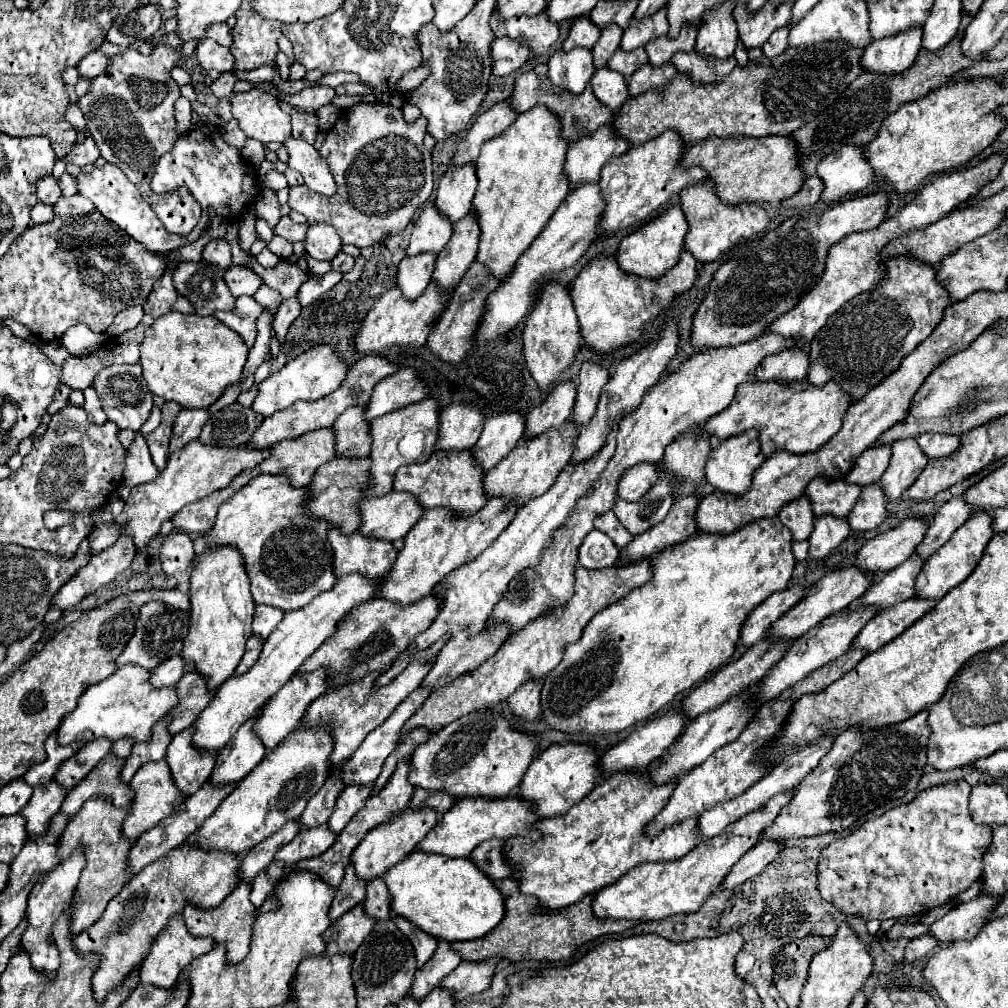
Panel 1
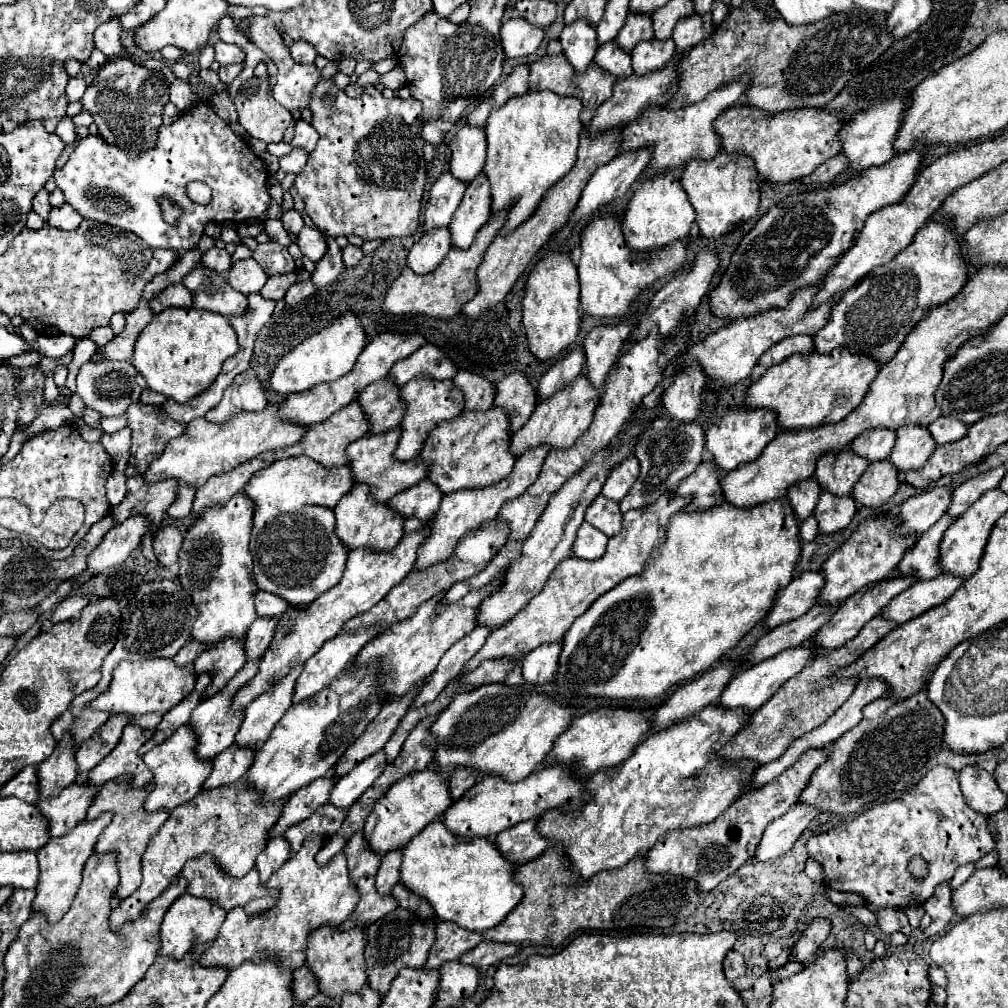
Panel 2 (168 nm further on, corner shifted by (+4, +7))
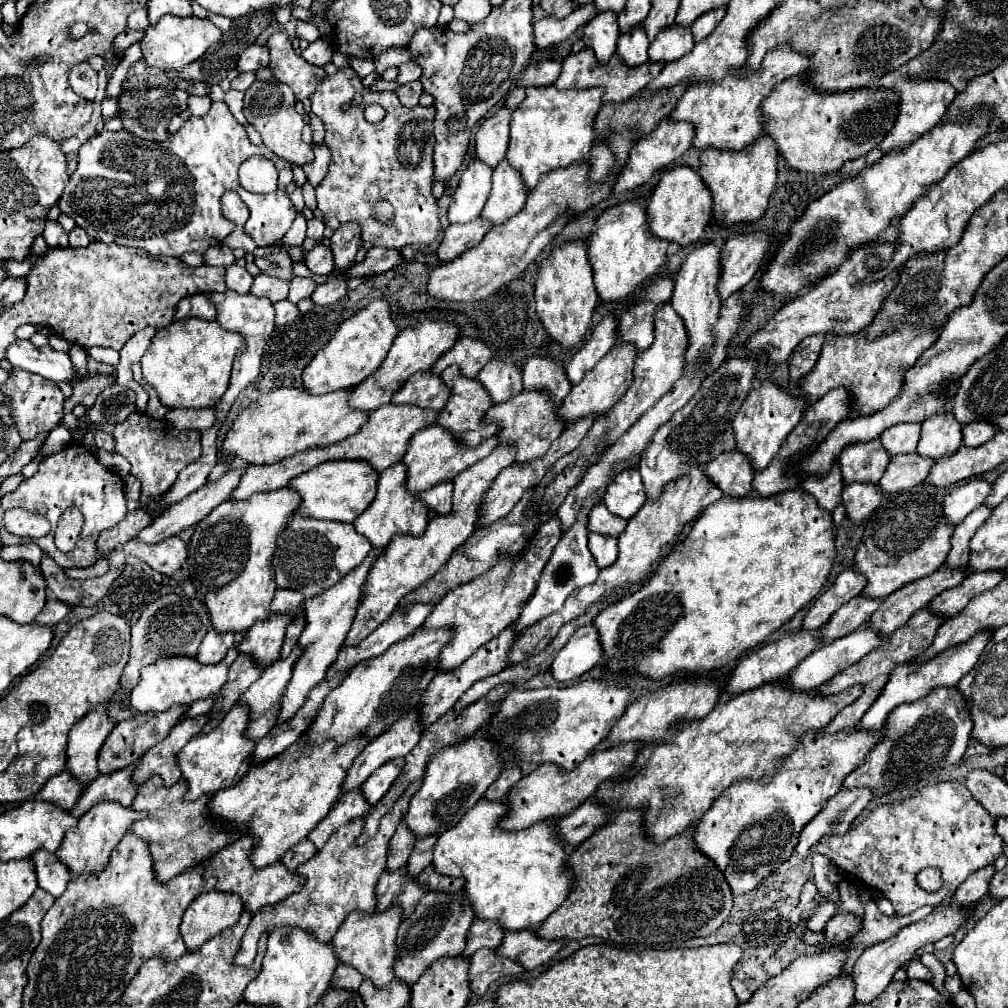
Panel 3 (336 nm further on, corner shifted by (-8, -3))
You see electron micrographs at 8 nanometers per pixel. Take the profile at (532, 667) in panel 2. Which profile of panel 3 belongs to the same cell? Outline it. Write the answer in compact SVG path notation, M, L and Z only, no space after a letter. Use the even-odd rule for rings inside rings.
M596 625L580 627L552 663L552 675L558 681L572 681L590 671L604 655Z

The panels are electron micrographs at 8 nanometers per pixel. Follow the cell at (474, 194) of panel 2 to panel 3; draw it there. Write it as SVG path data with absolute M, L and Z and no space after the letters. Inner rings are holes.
M504 159L494 167L492 193L482 211L482 217L486 217L492 225L500 225L524 207L526 197L528 197L528 191L520 171L516 171Z

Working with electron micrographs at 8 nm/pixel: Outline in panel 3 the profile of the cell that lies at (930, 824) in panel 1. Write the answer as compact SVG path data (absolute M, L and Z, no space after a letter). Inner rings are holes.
M946 781L930 785L904 801L874 807L848 835L822 839L816 851L828 855L836 867L844 869L844 877L854 885L862 883L880 891L890 899L896 915L908 915L918 907L938 905L968 875L992 865L1002 855L1002 839L994 825L996 819L976 803L962 783ZM924 867L940 869L942 889L928 893L918 885L916 875Z

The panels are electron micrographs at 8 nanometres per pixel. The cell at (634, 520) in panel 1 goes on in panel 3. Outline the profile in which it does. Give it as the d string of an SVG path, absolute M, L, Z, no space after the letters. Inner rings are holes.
M734 357L726 359L712 375L708 375L696 391L696 395L680 409L672 419L656 429L648 447L642 453L640 473L646 487L646 497L658 499L662 487L688 473L690 467L700 463L710 463L716 459L720 451L728 451L736 447L732 419L746 399L748 391L754 385L754 377L758 371L758 361L750 357Z

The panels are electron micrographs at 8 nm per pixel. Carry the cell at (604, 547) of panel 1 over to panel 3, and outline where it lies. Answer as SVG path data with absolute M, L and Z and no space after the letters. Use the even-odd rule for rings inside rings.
M600 533L588 535L588 547L596 559L596 565L600 569L612 565L618 557L618 539L616 537L604 537Z

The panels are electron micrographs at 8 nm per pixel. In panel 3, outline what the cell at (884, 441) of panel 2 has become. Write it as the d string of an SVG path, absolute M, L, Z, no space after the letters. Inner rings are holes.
M898 423L886 429L880 435L880 439L882 439L882 445L890 451L890 455L914 453L920 441L920 429L922 429L920 423Z

